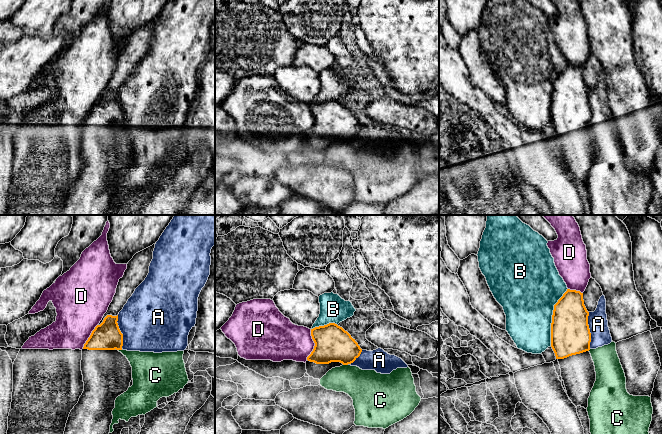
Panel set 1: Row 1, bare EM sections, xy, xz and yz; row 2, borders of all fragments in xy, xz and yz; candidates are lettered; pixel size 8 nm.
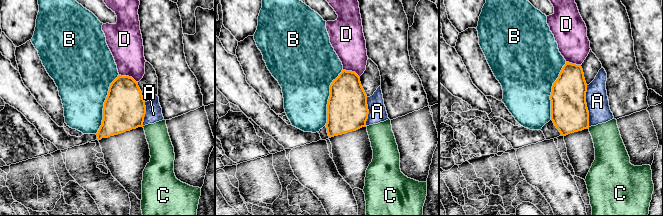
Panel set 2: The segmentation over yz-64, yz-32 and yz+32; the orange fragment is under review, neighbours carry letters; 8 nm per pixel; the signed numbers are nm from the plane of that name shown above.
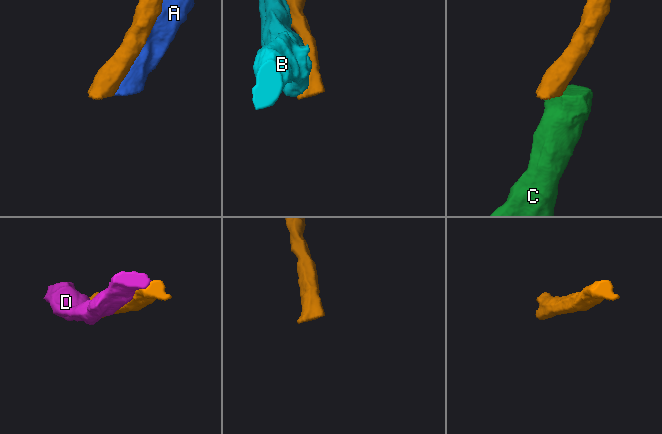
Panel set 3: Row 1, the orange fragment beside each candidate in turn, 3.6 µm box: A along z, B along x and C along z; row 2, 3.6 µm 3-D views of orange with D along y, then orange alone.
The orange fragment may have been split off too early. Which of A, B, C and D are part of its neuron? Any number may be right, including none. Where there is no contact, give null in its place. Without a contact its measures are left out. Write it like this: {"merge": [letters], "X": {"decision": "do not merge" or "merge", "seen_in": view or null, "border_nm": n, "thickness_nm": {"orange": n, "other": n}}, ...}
{"merge": [], "A": {"decision": "do not merge", "seen_in": "yz", "border_nm": 300, "thickness_nm": {"orange": 320, "other": 160}}, "B": {"decision": "do not merge", "seen_in": "yz", "border_nm": 480, "thickness_nm": {"orange": 320, "other": 440}}, "C": {"decision": "do not merge", "seen_in": "xz", "border_nm": 40, "thickness_nm": {"orange": 280, "other": 280}}, "D": {"decision": "do not merge", "seen_in": "xz", "border_nm": 260, "thickness_nm": {"orange": 280, "other": 300}}}

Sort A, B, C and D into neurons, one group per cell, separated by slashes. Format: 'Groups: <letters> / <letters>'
Groups: A C / B / D

